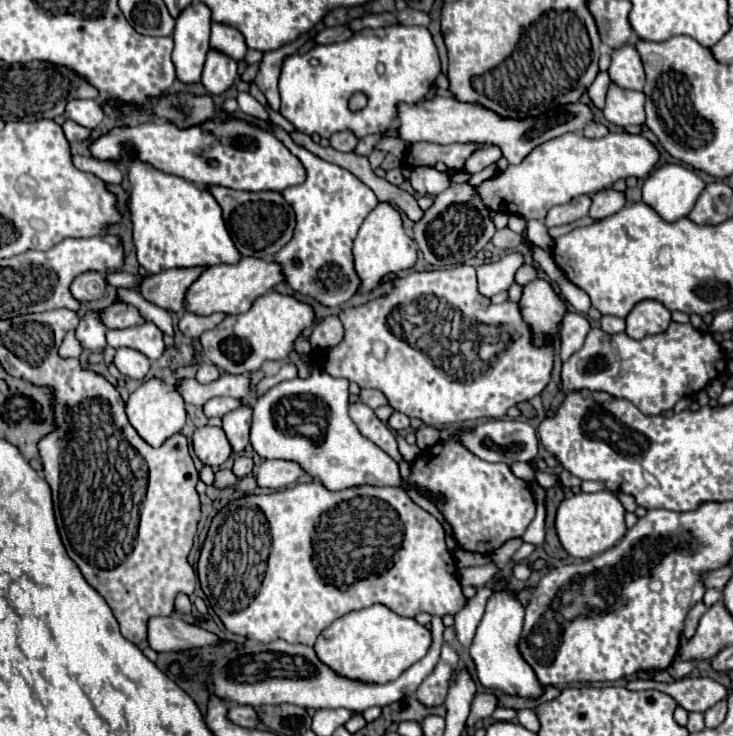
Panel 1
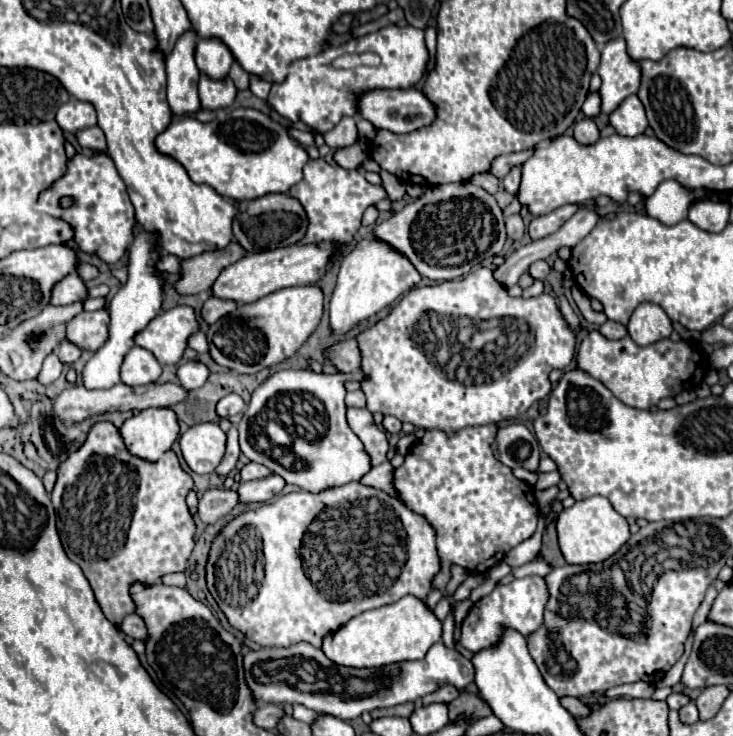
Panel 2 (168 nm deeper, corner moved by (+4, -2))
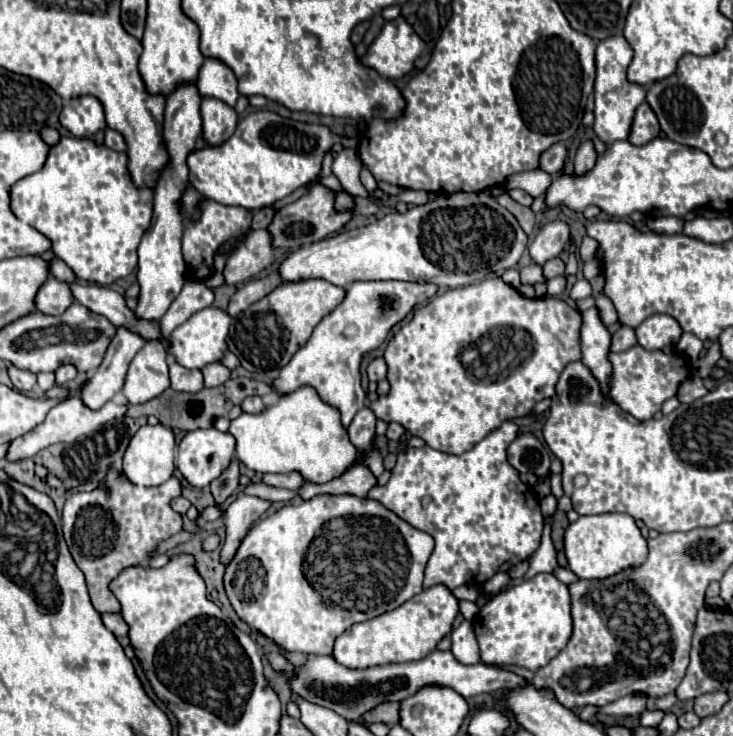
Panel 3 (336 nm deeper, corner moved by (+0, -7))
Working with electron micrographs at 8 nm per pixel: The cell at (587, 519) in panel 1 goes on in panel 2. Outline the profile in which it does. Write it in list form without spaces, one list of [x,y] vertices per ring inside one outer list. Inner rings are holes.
[[[588,497],[588,499],[576,501],[568,509],[562,509],[562,513],[556,519],[556,529],[558,529],[558,543],[562,549],[562,555],[568,563],[574,563],[574,565],[604,561],[612,557],[630,537],[626,519],[604,497]]]

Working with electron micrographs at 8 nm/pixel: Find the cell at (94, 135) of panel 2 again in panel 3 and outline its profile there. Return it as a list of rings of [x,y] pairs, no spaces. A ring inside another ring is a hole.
[[[106,128],[106,138],[104,138],[104,144],[106,144],[108,148],[116,150],[116,152],[124,152],[124,150],[126,150],[126,142],[124,142],[124,138],[120,136],[120,132],[110,130],[110,128]]]

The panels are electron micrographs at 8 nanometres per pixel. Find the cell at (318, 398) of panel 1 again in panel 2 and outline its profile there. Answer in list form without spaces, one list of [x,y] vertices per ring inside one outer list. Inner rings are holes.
[[[278,371],[270,375],[252,393],[250,405],[242,421],[238,423],[238,431],[240,431],[240,449],[250,461],[266,465],[270,471],[284,477],[286,483],[294,483],[310,493],[320,493],[330,487],[340,487],[350,481],[360,481],[372,469],[372,459],[368,459],[364,445],[346,423],[344,383],[350,381],[352,375],[348,373],[310,375],[310,373],[316,373],[316,371]]]

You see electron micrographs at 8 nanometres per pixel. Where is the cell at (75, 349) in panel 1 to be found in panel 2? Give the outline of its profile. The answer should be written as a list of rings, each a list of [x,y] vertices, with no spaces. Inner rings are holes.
[[[50,353],[50,355],[44,359],[42,371],[40,371],[40,375],[38,375],[38,381],[40,381],[42,385],[52,383],[54,379],[58,379],[58,377],[60,377],[62,369],[64,369],[64,363],[60,363],[60,359],[58,359],[58,355],[56,355],[56,353]]]

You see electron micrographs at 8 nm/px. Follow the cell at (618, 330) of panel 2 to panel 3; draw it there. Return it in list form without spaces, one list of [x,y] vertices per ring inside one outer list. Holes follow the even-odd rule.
[[[620,326],[612,334],[612,352],[624,352],[624,350],[630,350],[632,346],[636,346],[634,330],[630,326]]]

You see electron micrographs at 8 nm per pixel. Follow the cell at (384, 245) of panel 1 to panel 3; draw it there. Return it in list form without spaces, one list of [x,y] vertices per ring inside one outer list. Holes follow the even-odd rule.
[[[400,280],[350,284],[346,288],[344,302],[320,320],[310,340],[294,354],[294,358],[274,378],[272,388],[280,396],[294,392],[300,386],[316,388],[318,396],[340,412],[342,426],[348,428],[356,412],[364,408],[366,402],[366,392],[360,380],[362,358],[368,352],[380,348],[388,332],[398,322],[402,322],[416,304],[432,298],[436,292],[438,292],[436,284],[416,284],[416,282],[400,282]]]

